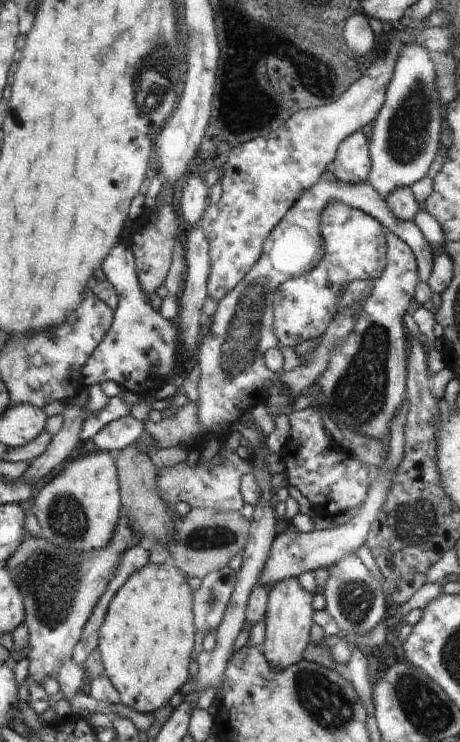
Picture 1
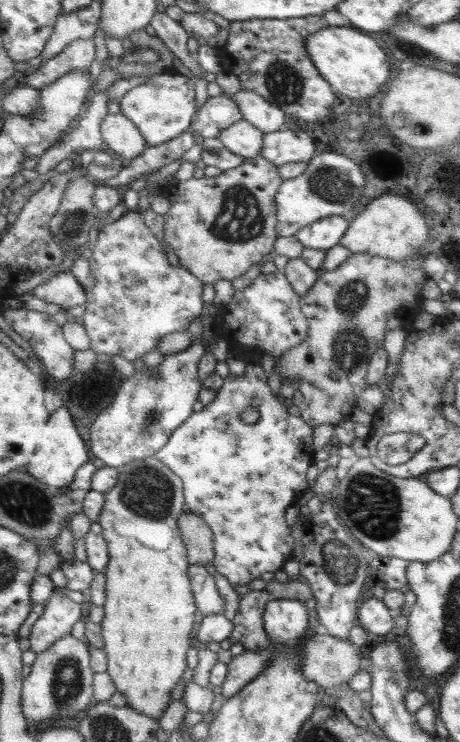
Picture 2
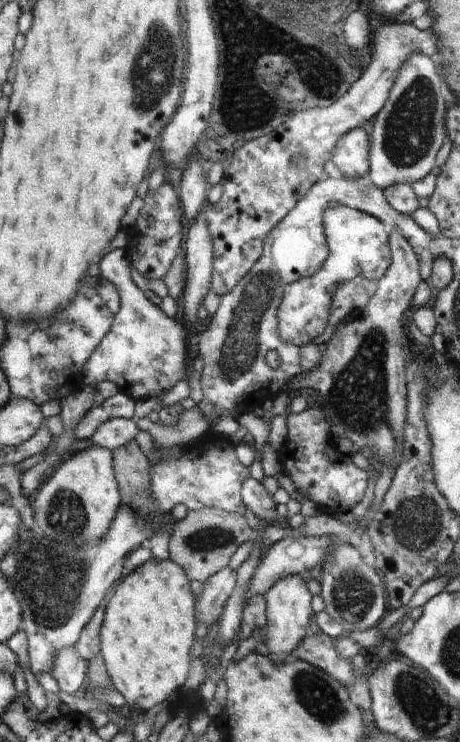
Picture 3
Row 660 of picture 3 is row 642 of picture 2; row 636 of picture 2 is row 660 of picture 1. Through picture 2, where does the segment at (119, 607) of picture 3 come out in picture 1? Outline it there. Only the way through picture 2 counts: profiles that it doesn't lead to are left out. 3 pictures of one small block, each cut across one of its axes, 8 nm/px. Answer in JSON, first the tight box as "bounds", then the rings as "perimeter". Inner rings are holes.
{"bounds":[99,562,197,715],"perimeter":[[[172,562],[148,563],[128,577],[110,600],[100,627],[99,653],[105,674],[120,694],[122,703],[132,710],[152,715],[169,703],[191,677],[194,636],[197,628],[193,619],[193,590],[186,576]]]}

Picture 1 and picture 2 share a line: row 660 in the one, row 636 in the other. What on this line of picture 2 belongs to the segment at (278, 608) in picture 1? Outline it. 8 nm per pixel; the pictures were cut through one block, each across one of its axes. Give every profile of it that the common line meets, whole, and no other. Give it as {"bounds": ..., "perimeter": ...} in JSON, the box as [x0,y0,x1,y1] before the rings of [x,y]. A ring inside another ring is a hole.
{"bounds":[263,599,308,645],"perimeter":[[[272,599],[263,612],[265,635],[274,645],[294,645],[308,628],[308,609],[296,599]]]}

